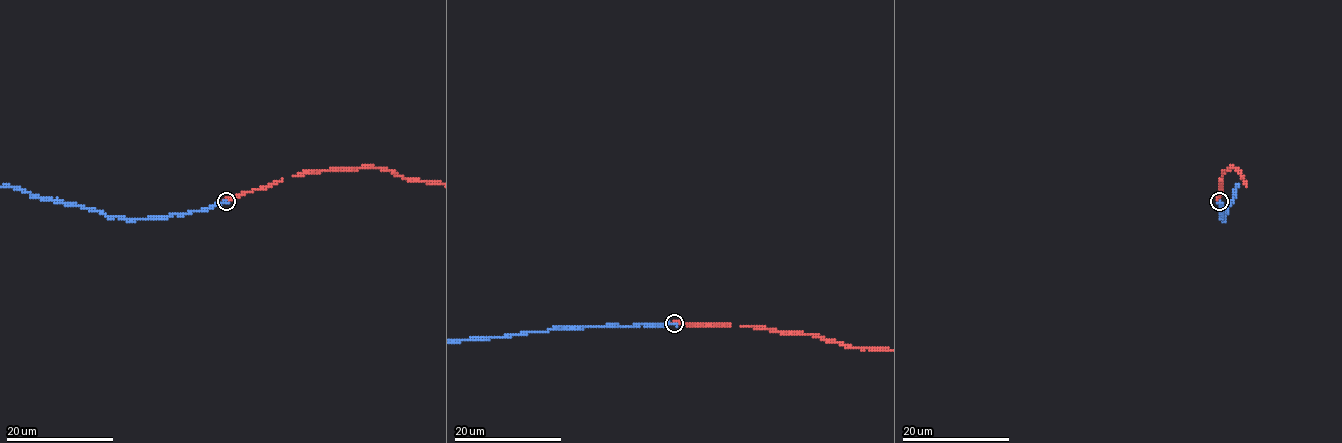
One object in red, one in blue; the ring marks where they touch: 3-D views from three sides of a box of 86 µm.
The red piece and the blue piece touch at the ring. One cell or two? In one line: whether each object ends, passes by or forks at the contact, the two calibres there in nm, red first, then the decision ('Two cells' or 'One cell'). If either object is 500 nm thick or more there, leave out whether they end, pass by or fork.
At the ring red ends. At the ring blue ends. Thickness 380 nm (red) against 320 nm. Two cells

